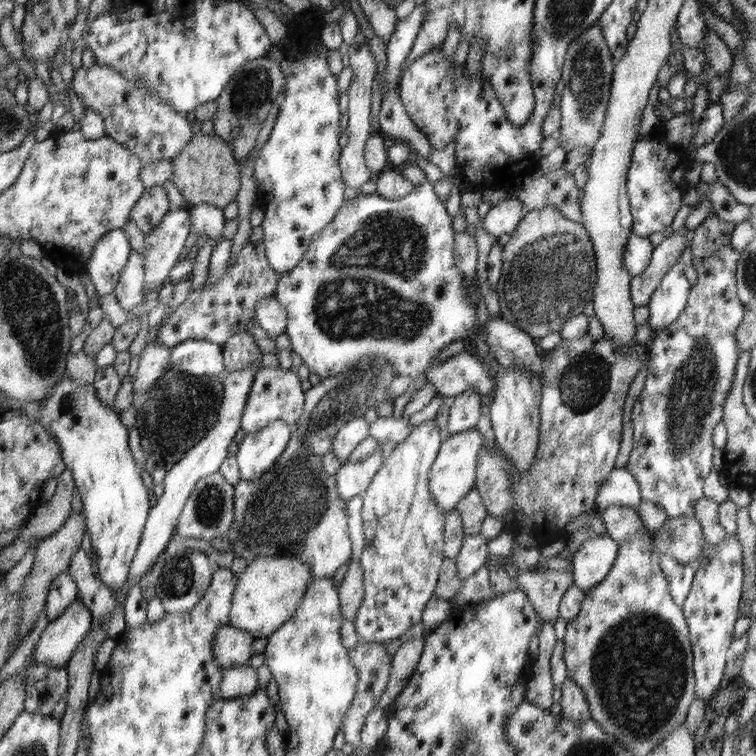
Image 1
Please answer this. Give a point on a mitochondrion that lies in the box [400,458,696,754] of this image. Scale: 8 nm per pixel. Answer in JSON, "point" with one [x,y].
{"point":[638,670]}

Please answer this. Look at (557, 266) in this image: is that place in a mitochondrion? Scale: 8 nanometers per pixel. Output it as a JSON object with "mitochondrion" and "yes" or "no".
{"mitochondrion":"yes"}

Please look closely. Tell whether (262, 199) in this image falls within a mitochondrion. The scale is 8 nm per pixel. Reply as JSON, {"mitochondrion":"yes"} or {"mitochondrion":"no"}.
{"mitochondrion":"no"}

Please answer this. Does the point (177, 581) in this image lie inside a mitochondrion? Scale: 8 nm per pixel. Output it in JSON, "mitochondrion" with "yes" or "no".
{"mitochondrion":"yes"}

